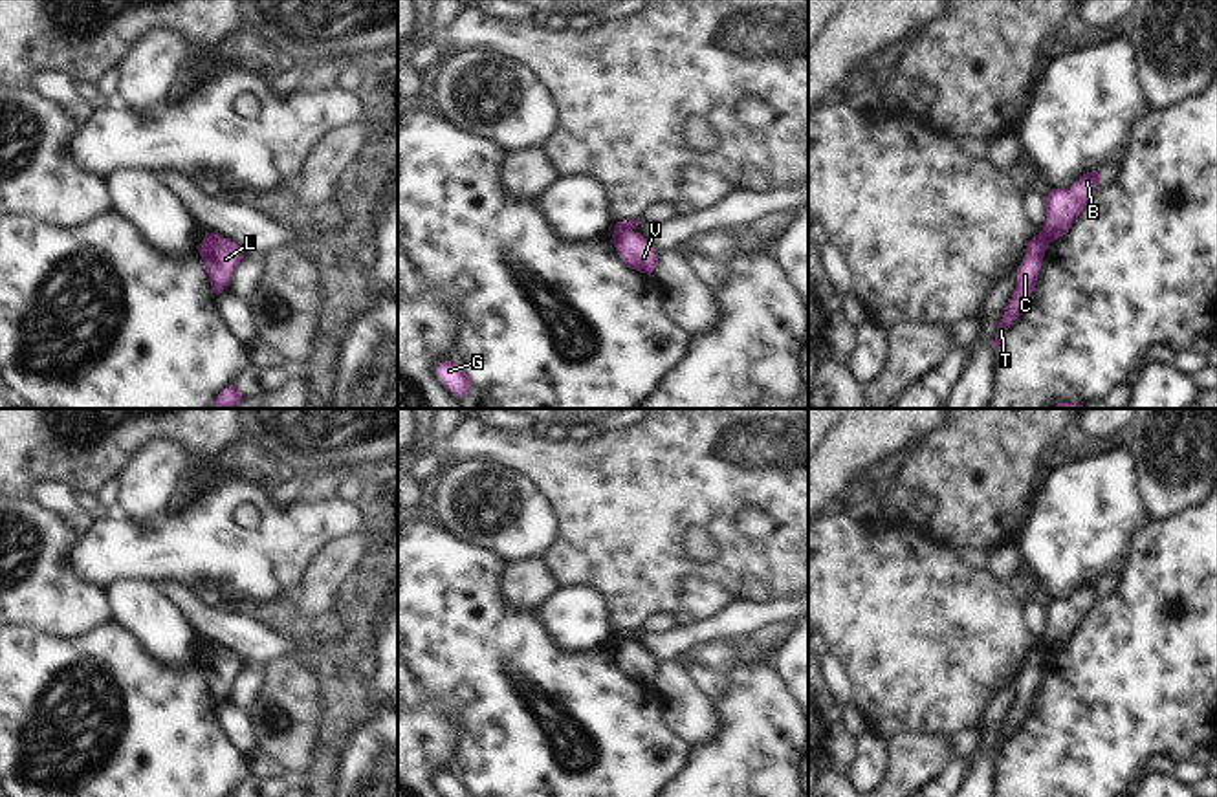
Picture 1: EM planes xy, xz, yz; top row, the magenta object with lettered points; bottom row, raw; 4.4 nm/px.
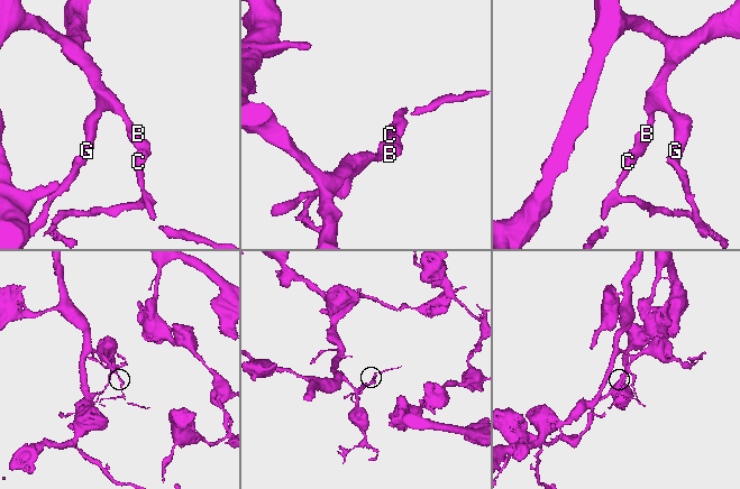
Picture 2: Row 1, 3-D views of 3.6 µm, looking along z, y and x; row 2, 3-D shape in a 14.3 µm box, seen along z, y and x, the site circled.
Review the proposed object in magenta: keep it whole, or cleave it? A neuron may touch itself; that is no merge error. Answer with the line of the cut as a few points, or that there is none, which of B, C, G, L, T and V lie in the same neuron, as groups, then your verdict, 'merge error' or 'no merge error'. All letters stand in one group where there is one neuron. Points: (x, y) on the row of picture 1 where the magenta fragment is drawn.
cut yz (1038, 235), (1045, 244); groups B G V / C L T; merge error

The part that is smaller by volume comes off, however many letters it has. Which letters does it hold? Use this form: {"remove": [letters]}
{"remove": ["C", "L", "T"]}

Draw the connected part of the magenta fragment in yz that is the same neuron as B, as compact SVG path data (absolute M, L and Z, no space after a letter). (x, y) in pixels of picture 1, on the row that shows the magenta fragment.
M1096 170L1083 174L1067 189L1052 189L1047 194L1047 222L1039 238L1050 244L1069 233L1074 220L1081 214L1098 189L1100 174Z

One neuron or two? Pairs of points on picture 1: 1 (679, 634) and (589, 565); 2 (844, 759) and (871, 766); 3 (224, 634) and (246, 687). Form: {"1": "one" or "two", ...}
{"1": "two", "2": "two", "3": "two"}

